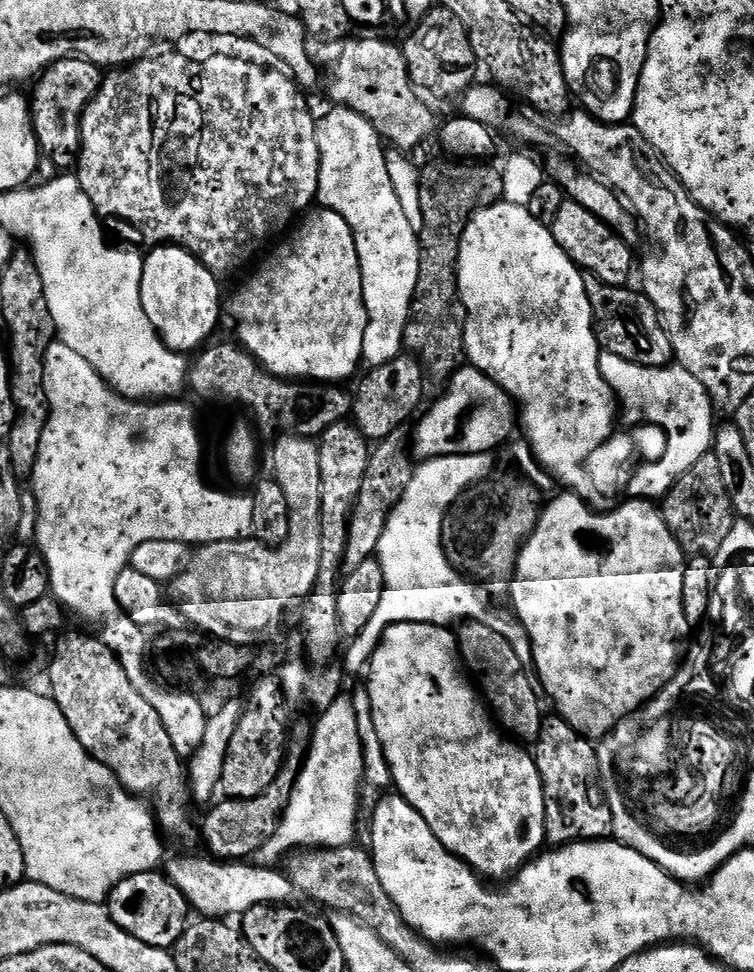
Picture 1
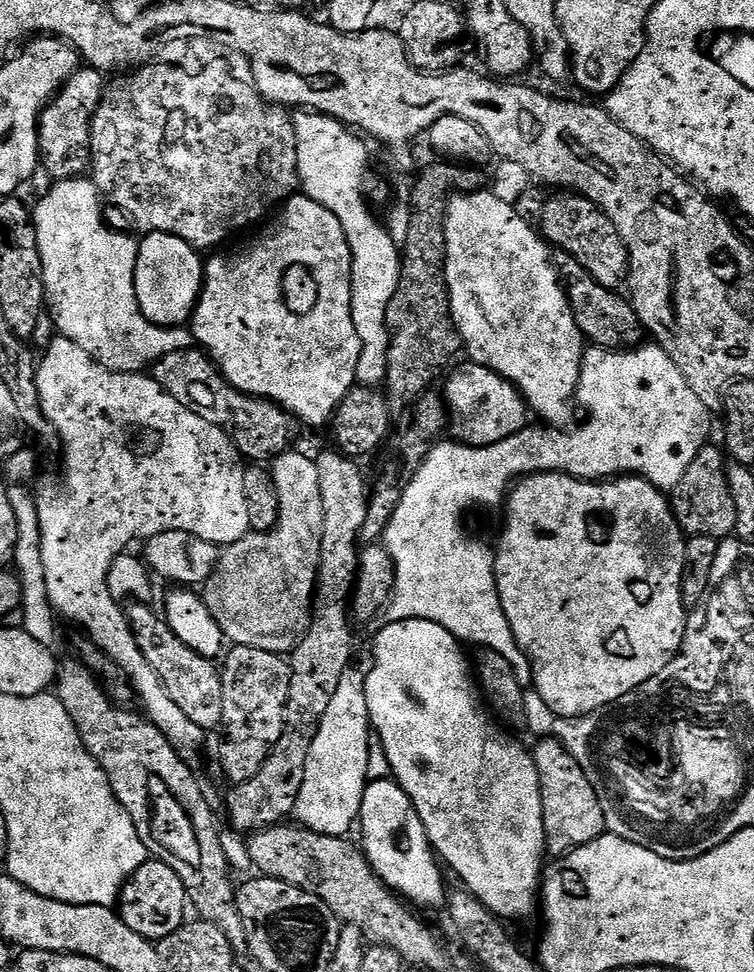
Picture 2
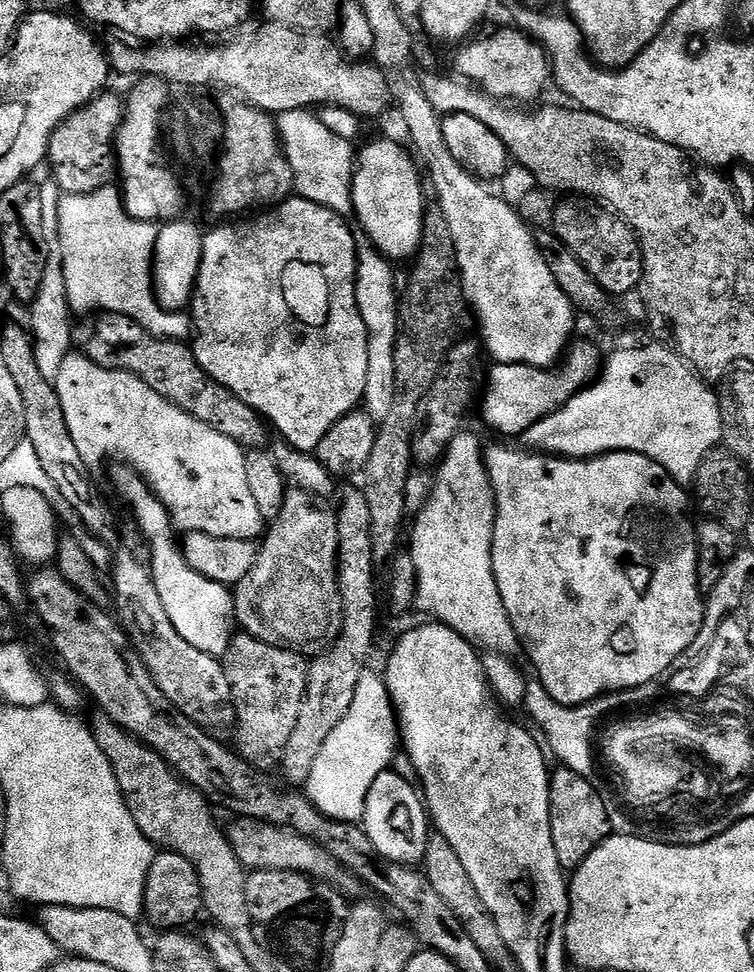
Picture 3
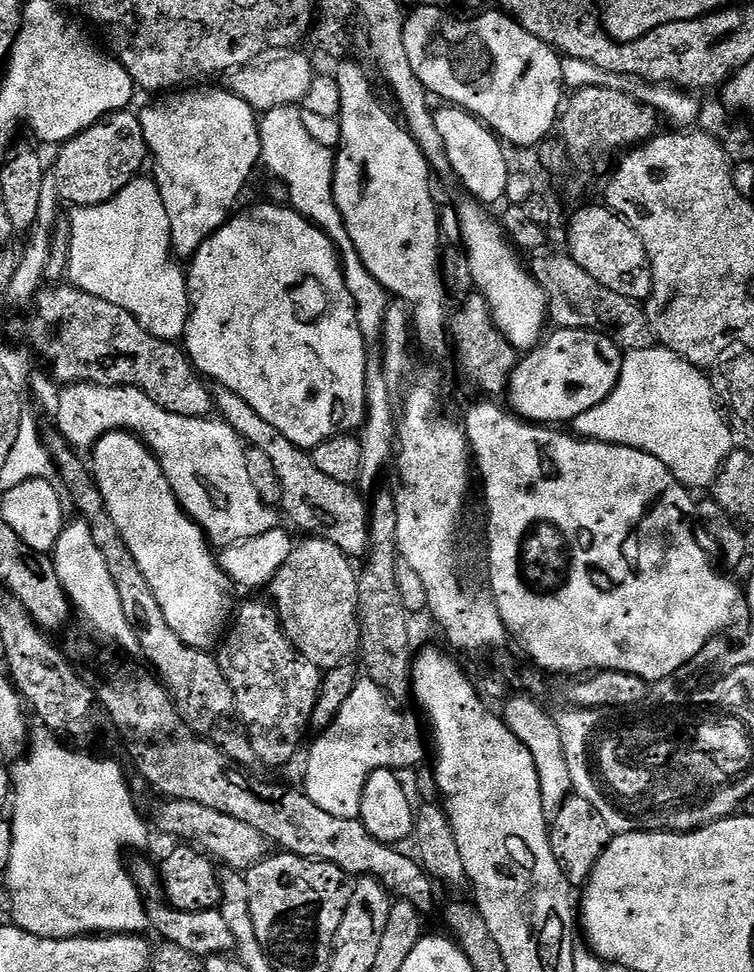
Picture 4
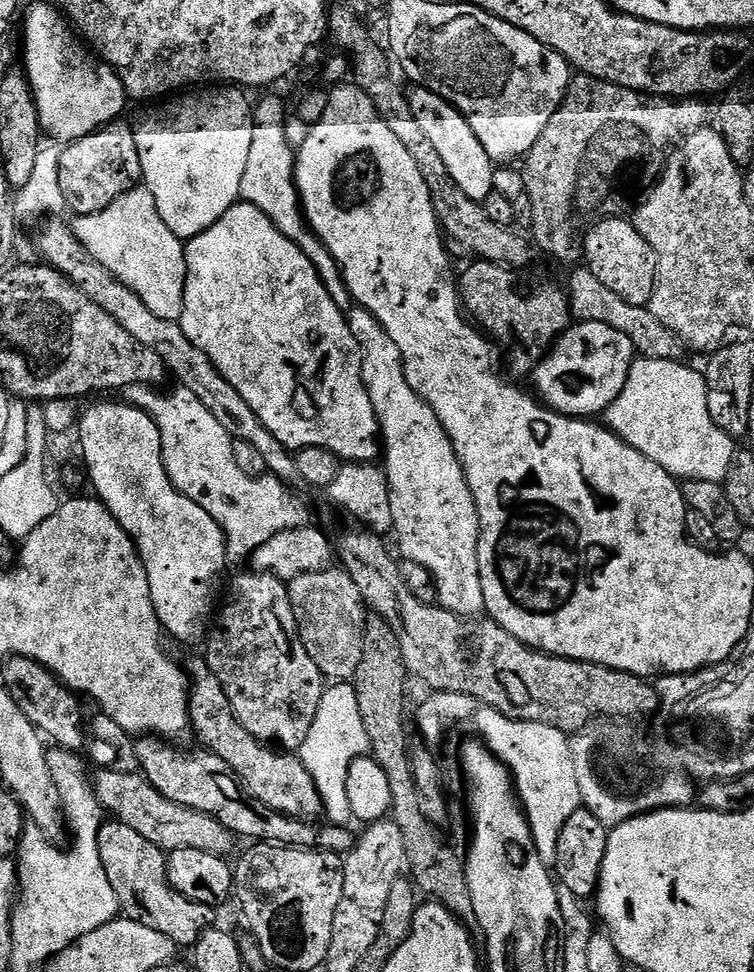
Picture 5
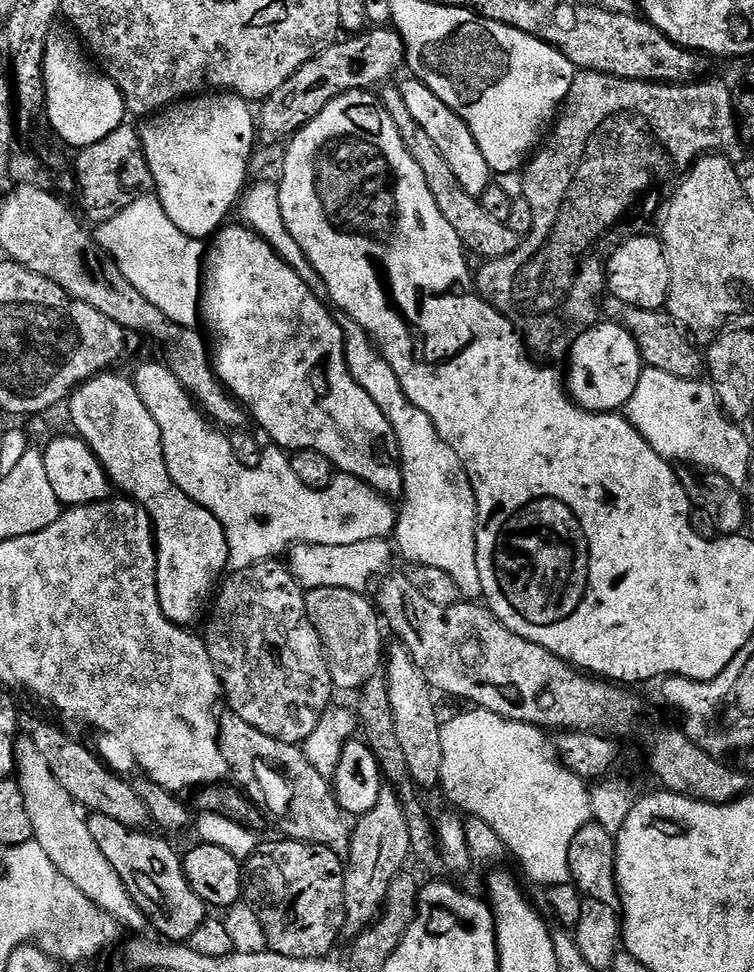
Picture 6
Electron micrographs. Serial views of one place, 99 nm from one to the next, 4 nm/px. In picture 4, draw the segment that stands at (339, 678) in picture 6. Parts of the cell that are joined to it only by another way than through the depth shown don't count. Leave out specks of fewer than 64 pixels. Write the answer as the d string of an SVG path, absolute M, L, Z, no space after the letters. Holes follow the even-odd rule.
M304 538L301 544L299 541L299 543L293 547L290 558L280 567L278 574L272 579L270 585L270 591L272 591L273 596L271 599L274 601L276 613L280 615L280 624L284 627L285 636L288 637L288 641L291 642L306 659L313 660L316 663L316 667L321 670L331 670L347 665L349 661L351 661L348 659L350 659L351 656L355 657L360 650L360 581L358 579L357 569L352 569L352 564L353 561L342 549L338 546L334 546L334 542L321 540L319 538Z

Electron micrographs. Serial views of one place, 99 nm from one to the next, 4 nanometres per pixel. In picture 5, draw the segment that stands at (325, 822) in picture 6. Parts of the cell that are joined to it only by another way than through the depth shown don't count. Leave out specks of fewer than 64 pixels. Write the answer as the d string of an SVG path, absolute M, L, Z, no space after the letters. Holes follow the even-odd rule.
M200 658L190 667L190 695L188 697L188 719L191 729L200 735L200 740L207 751L214 753L218 758L222 758L222 762L226 762L226 766L230 766L230 770L235 772L237 780L244 786L244 791L249 792L254 798L258 798L258 802L262 802L266 806L270 806L270 810L281 812L287 816L296 816L300 820L309 822L319 821L319 817L323 817L324 803L318 792L318 786L314 784L314 778L310 778L310 770L306 770L306 766L301 762L299 755L285 754L283 751L277 750L272 746L265 746L261 741L254 738L254 734L250 734L250 730L246 730L246 726L242 726L242 722L238 722L238 718L232 709L232 697L226 694L226 690L222 686L222 682L218 682L218 678L208 668L207 659Z

